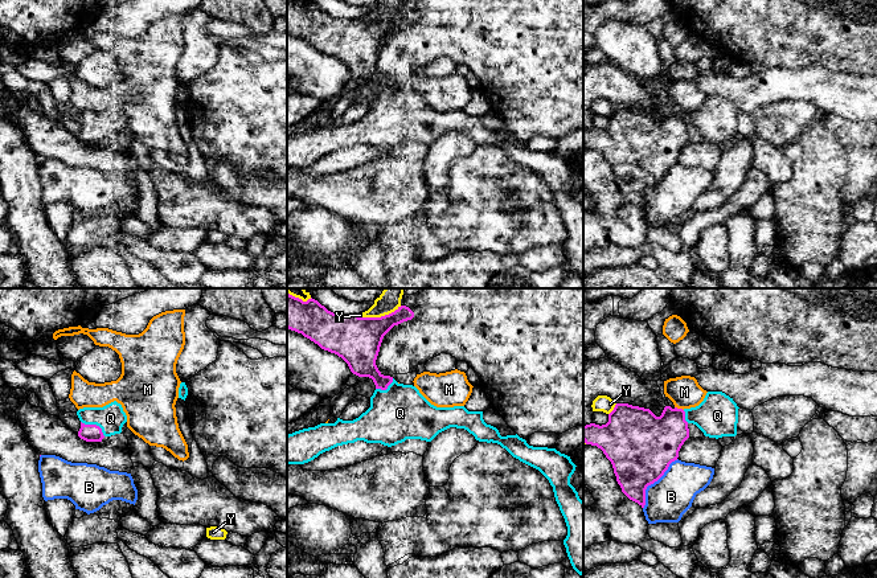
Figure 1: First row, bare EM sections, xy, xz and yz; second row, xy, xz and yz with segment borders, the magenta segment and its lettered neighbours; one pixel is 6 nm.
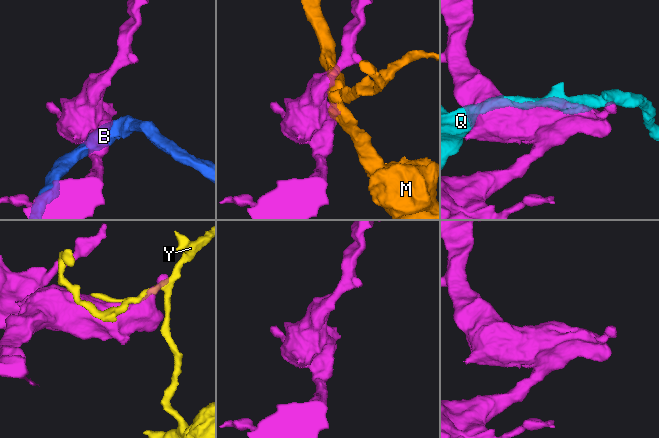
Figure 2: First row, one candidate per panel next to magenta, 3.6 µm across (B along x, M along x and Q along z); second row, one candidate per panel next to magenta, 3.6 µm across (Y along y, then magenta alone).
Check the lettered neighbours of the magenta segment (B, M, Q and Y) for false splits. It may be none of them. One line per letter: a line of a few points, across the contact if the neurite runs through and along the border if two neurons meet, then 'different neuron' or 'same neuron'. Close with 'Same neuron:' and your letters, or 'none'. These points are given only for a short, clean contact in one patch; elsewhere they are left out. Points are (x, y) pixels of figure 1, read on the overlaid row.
B: different neuron
M: different neuron
Q: line xy (90, 433), (94, 425), (110, 418); same neuron
Y: different neuron
Same neuron: Q

